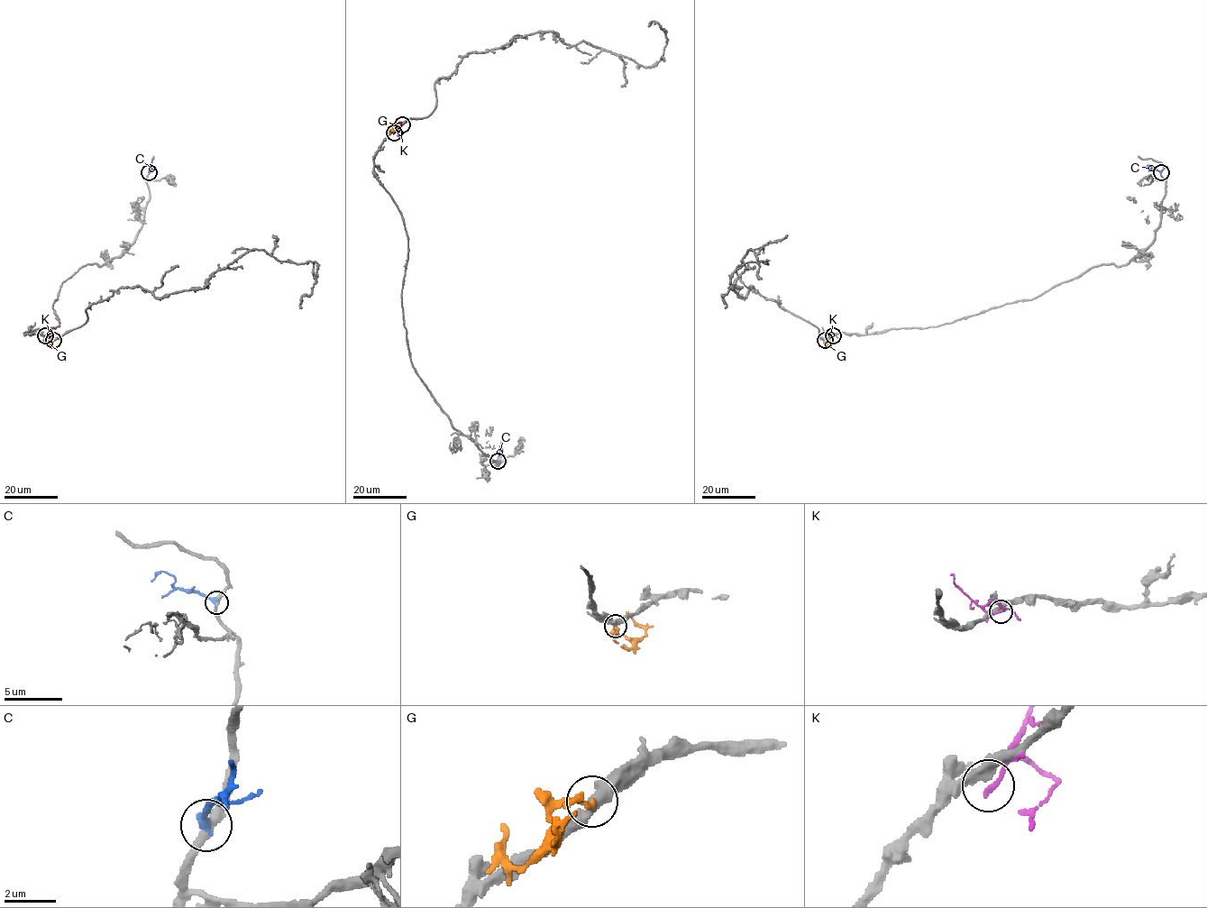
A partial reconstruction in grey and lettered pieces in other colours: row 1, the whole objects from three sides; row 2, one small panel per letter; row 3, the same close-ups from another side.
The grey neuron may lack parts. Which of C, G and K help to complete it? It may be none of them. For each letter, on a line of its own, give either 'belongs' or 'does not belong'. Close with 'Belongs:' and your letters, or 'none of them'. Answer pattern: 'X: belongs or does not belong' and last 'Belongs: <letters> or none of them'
C: does not belong
G: does not belong
K: does not belong
Belongs: none of them

